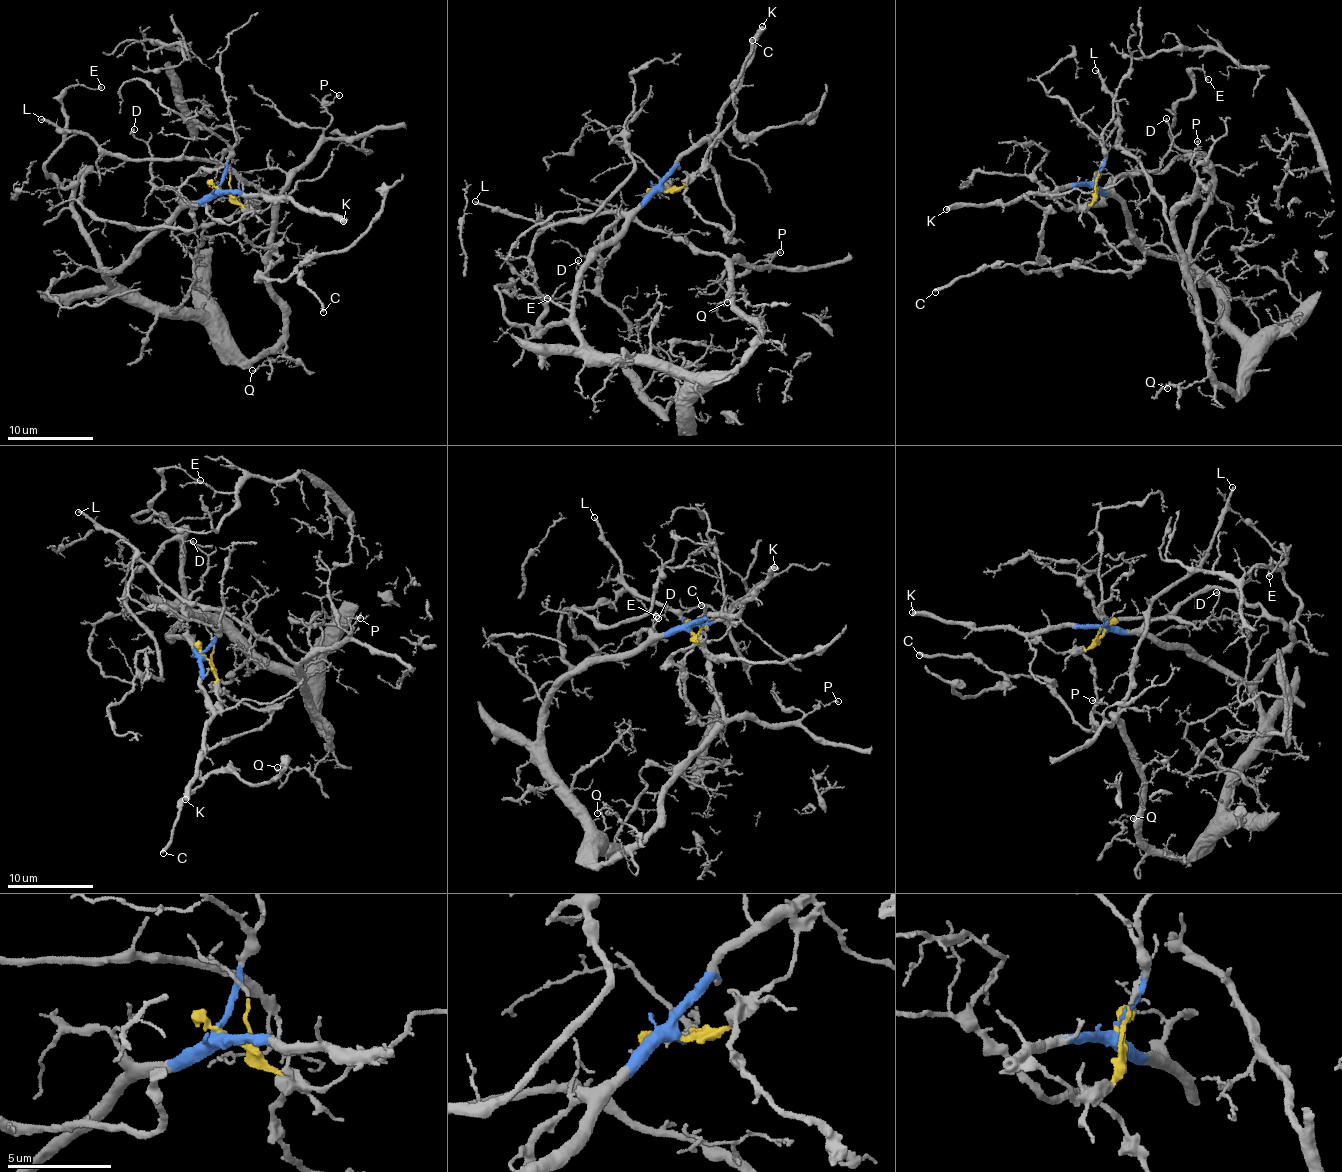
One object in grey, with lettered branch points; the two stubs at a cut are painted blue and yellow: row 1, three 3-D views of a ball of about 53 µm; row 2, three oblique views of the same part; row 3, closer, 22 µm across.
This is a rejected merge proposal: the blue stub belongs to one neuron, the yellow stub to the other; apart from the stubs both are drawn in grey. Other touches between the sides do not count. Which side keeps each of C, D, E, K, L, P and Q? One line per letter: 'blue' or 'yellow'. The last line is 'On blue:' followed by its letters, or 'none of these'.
C: yellow
D: blue
E: blue
K: blue
L: blue
P: blue
Q: blue
On blue: D, E, K, L, P, Q

